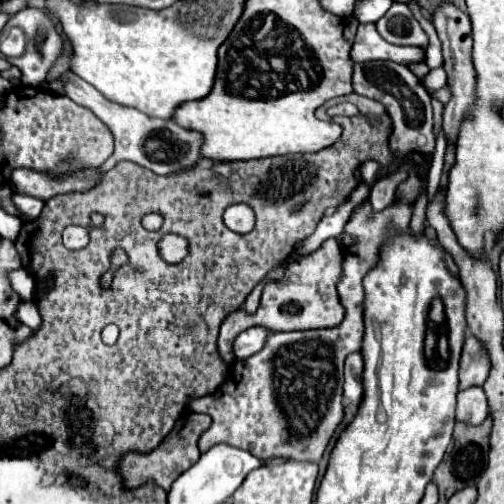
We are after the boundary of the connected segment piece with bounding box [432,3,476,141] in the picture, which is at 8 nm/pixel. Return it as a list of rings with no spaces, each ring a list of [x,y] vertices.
[[[442,3],[438,9],[432,13],[432,23],[434,29],[442,41],[442,55],[444,55],[444,71],[448,75],[448,89],[450,89],[450,101],[444,107],[444,131],[446,137],[456,141],[458,137],[458,127],[462,123],[464,113],[470,109],[474,101],[474,89],[476,89],[476,71],[472,67],[470,59],[470,49],[472,49],[472,37],[470,37],[470,19],[466,13],[462,13],[458,7],[452,3]]]

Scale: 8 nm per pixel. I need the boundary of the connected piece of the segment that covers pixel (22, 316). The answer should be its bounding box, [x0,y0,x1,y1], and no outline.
[16,301,42,329]

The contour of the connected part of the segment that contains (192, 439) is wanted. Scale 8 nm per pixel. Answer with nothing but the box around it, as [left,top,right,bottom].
[120,413,212,489]

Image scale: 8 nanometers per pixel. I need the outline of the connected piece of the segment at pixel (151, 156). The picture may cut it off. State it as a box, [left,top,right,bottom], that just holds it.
[62,71,204,175]

